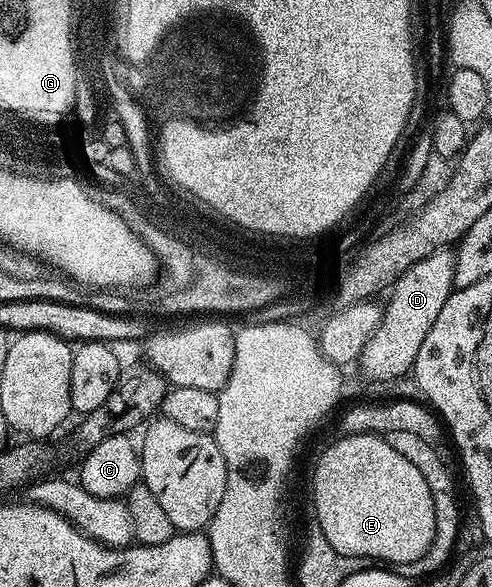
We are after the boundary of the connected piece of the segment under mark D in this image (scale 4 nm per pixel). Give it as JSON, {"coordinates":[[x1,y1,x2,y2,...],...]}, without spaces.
{"coordinates":[[449,249,431,253,431,257,415,261,415,265,411,265,403,277,393,282,387,295,389,300,383,303,381,324,361,351,359,368,367,378,397,379,400,375,408,376,412,372,419,345,423,345,423,337,427,337,427,329,435,325,435,317,439,317,443,305,447,305,447,297,455,289,453,257,454,252]]}

